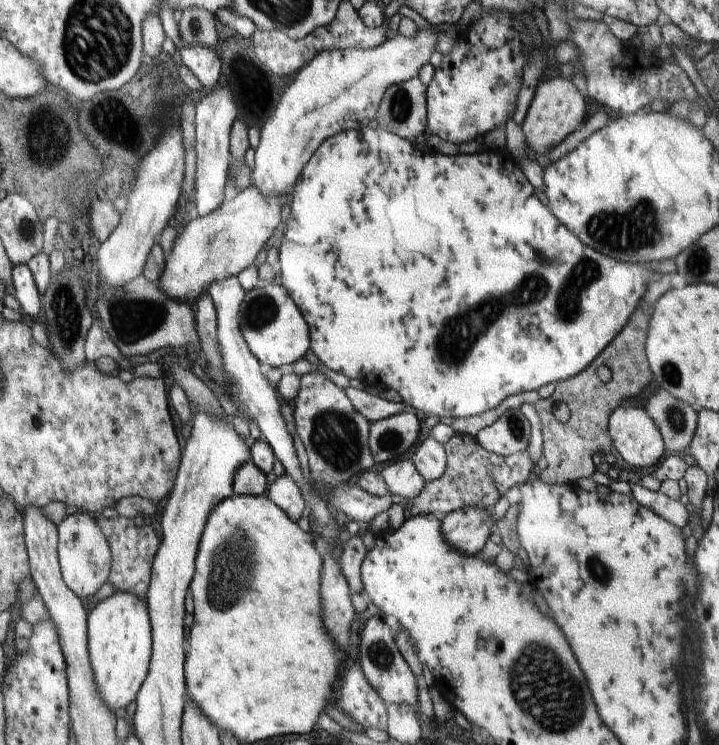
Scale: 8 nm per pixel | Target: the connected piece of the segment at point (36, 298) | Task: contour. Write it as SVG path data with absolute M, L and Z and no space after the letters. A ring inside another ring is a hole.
M26 264L13 266L12 286L16 289L17 300L24 312L36 317L42 308L42 297Z

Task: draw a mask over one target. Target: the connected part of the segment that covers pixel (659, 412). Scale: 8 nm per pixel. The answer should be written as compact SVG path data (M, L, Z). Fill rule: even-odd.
M663 389L652 394L646 412L660 430L666 450L683 454L690 447L697 428L697 412Z

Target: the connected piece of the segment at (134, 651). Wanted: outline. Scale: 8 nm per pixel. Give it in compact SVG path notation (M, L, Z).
M115 592L100 601L88 614L88 654L94 686L112 714L136 699L149 672L152 657L152 632L148 608L130 592Z

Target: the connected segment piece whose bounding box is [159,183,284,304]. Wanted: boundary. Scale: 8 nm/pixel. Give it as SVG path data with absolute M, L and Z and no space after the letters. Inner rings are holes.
M251 183L230 202L224 201L212 214L198 217L186 227L180 227L159 280L166 296L193 304L212 282L237 276L253 264L274 230L282 223L283 201L280 196L264 198Z

